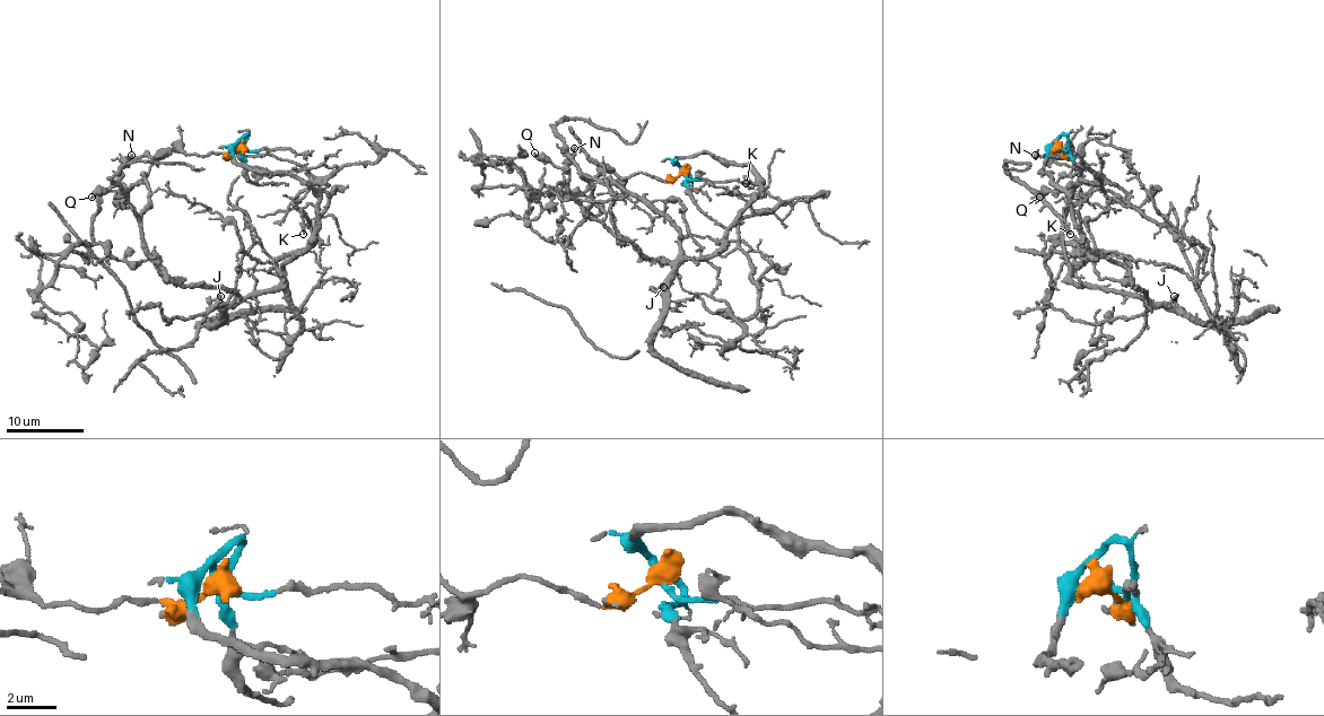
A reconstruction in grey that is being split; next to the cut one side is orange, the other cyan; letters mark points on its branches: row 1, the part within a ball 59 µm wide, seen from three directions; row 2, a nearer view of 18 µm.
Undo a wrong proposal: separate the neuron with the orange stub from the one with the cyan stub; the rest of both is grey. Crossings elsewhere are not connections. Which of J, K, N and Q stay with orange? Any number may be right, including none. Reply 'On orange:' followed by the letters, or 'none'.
On orange: N, Q

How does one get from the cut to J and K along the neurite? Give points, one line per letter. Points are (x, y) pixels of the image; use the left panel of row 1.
J: (241, 145), (242, 165), (302, 180), (318, 198), (318, 230), (277, 286), (228, 307), (211, 302), (220, 296)
K: (241, 145), (234, 147), (234, 155), (242, 165), (302, 180), (318, 198), (313, 204), (302, 209), (304, 234)

